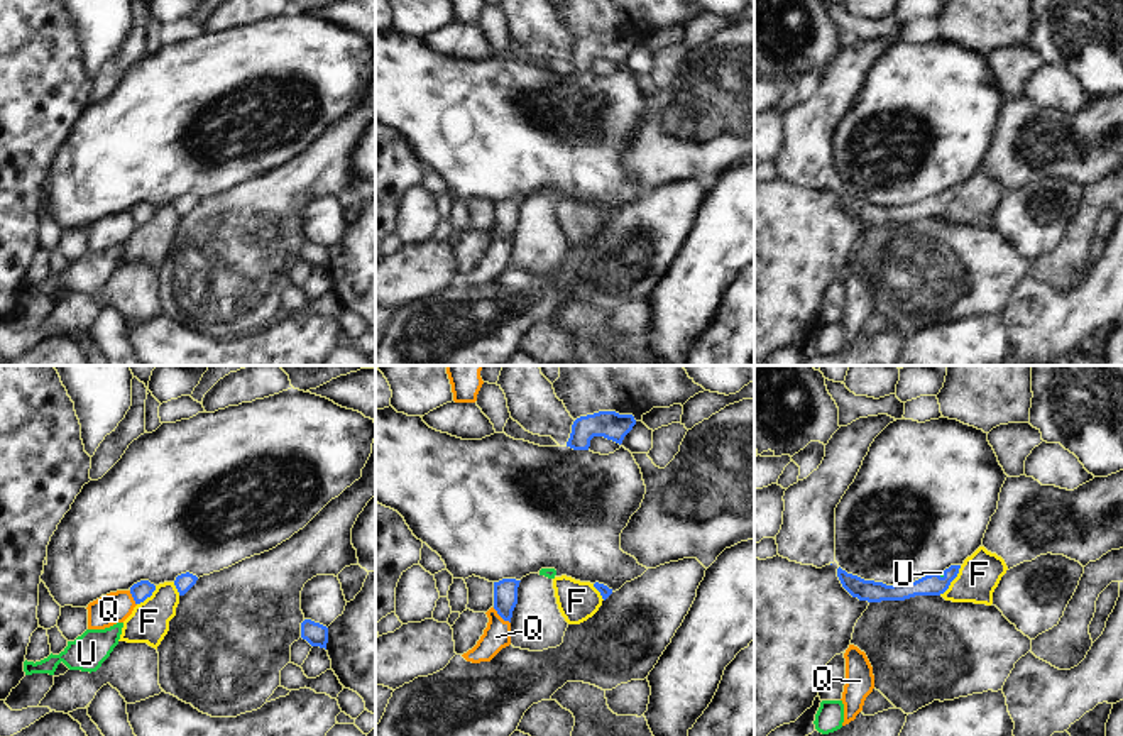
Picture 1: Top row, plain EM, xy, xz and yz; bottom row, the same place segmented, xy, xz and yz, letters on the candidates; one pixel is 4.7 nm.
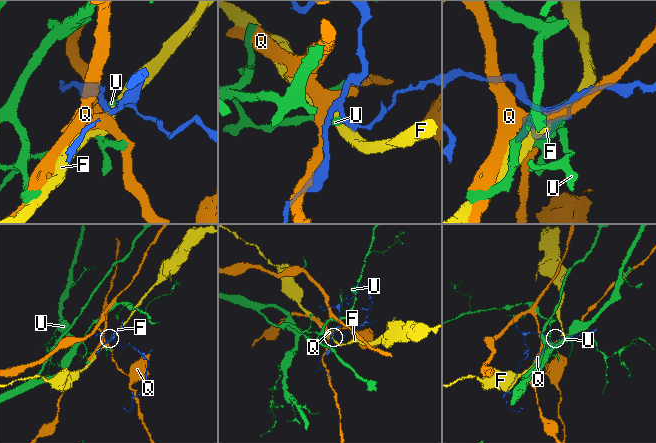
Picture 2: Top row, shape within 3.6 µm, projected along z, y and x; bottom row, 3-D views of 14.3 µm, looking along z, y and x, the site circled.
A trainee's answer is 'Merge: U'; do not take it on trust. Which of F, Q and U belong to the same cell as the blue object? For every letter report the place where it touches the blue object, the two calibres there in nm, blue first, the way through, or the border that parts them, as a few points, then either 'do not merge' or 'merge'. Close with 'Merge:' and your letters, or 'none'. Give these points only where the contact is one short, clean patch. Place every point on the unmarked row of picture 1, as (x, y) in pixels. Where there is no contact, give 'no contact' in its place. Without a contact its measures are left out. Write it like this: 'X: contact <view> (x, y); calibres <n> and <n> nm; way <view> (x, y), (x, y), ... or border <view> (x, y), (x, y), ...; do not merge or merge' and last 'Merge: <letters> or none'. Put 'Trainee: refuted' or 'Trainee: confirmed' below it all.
F: contact yz (953, 200); calibres 100 and 200 nm; do not merge
Q: contact xz (501, 237); calibres 110 and 130 nm; do not merge
U: contact yz (939, 195); calibres 100 and 20 nm; way yz (934, 205), (939, 195), (941, 193); merge
Merge: U
Trainee: confirmed

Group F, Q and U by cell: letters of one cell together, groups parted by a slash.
F / Q / U

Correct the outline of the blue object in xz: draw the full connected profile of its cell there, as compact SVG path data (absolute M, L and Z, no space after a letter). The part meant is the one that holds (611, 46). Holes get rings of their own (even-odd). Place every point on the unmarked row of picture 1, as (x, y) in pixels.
M599 32L580 37L572 46L567 68L573 71L589 71L594 58L604 58L621 66L634 46L636 41L633 36L619 36L616 32Z

